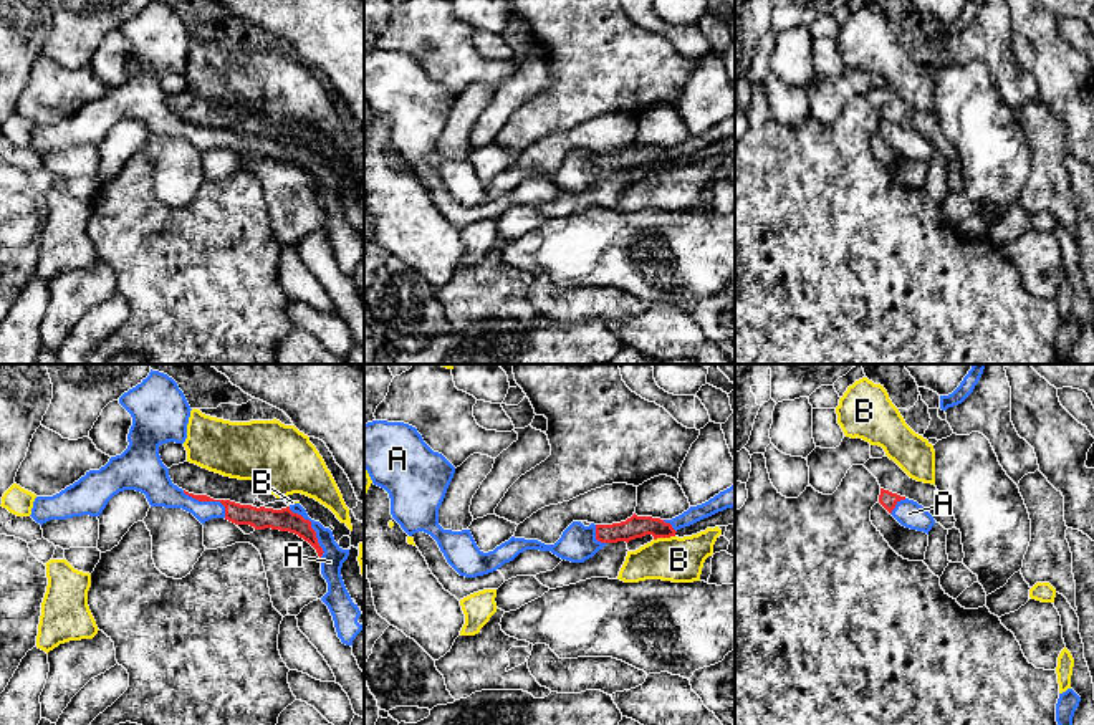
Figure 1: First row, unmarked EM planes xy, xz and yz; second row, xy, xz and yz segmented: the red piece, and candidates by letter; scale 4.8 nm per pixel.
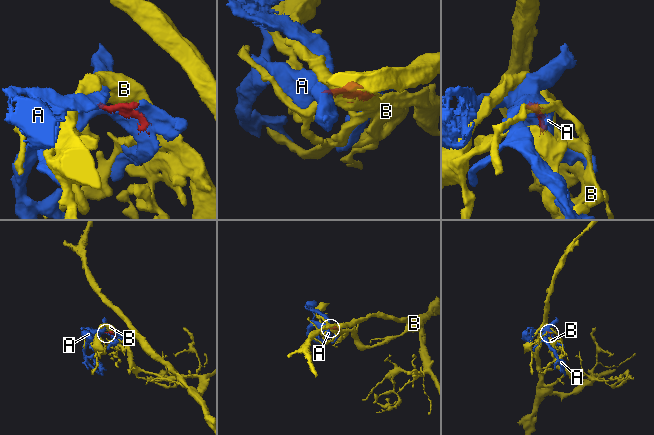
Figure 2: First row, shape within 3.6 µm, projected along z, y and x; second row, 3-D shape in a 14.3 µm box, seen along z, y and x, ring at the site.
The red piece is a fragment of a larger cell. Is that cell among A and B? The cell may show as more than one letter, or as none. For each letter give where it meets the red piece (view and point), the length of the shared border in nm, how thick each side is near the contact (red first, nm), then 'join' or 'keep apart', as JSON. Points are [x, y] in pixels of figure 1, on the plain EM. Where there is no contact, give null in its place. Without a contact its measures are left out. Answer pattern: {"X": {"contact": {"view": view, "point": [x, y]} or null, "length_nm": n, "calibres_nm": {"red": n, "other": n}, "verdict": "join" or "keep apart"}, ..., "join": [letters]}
{"A": {"contact": {"view": "xy", "point": [311, 158]}, "length_nm": 300, "calibres_nm": {"red": 110, "other": 110}, "verdict": "join"}, "B": {"contact": {"view": "xz", "point": [664, 166]}, "length_nm": 110, "calibres_nm": {"red": 110, "other": 220}, "verdict": "keep apart"}, "join": ["A"]}

